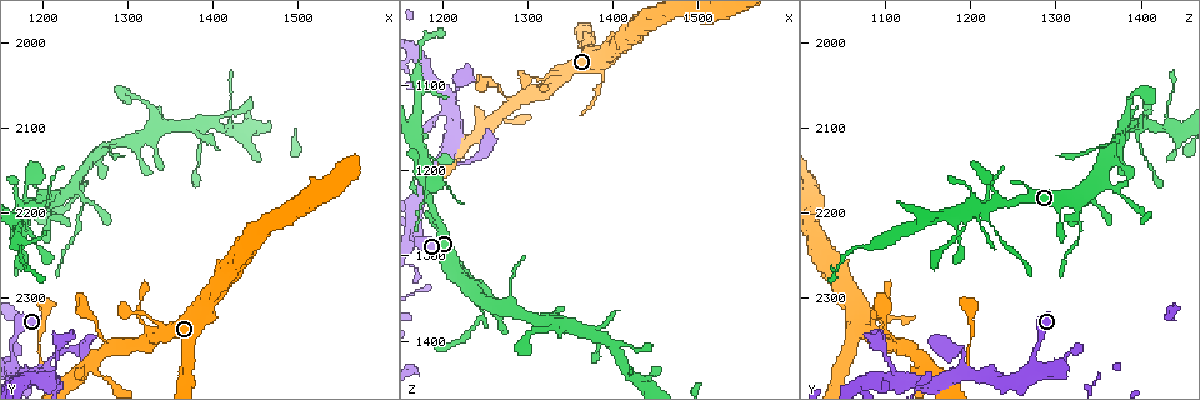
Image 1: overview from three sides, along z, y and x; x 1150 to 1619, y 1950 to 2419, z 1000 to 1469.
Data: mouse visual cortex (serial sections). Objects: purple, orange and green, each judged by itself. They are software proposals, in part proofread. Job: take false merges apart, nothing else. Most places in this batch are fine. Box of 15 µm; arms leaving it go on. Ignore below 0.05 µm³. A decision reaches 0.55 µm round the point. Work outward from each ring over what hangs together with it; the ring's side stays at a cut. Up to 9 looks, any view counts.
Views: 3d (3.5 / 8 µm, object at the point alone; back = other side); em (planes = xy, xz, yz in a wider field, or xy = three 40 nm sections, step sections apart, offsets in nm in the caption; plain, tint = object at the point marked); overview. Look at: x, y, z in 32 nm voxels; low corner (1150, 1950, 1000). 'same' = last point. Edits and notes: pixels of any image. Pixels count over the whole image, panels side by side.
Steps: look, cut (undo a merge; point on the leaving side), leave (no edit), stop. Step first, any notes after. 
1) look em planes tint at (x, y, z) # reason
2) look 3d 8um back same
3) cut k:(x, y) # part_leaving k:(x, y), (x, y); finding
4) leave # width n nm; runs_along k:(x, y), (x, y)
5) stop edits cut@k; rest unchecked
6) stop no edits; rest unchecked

look 3d 3.5um at (1310, 2310, 1095) # calibre changes

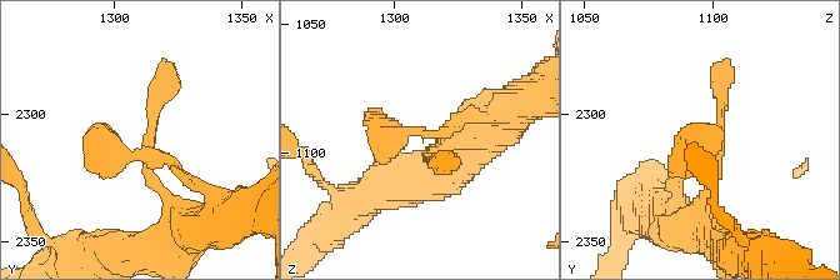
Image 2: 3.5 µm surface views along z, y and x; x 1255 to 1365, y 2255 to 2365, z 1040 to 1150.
look em xy step 2 tint at (1314, 2316, 1094)

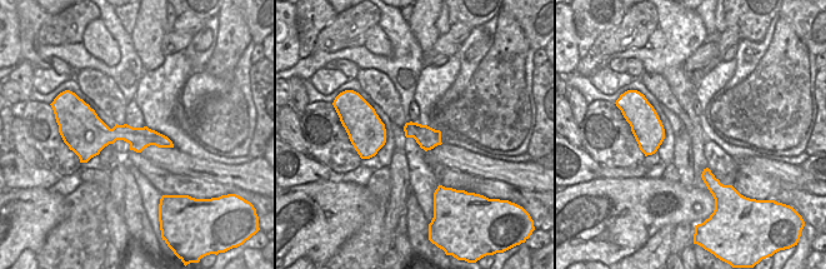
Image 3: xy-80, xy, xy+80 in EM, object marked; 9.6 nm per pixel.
leave # runs_along 3:(81, 130), (155, 138), (169, 144); one cell here

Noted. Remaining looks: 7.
look 3d 3.5um at (1240, 2170, 1340) # thin arm on a thick one

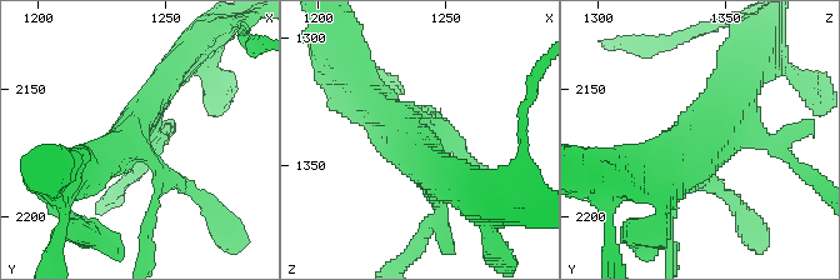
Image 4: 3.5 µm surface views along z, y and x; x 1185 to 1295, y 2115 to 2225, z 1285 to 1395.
look em xy step 1 tint at (1236, 2169, 1337) # shape alone is not enough

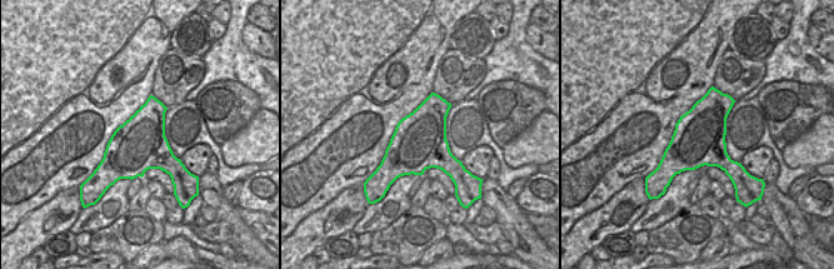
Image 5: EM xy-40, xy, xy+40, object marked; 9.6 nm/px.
leave # runs_along 4:(638, 178), (679, 154), (736, 78); one cell here

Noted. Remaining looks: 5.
look 3d 3.5um at (1365, 2100, 1390) # thin neck

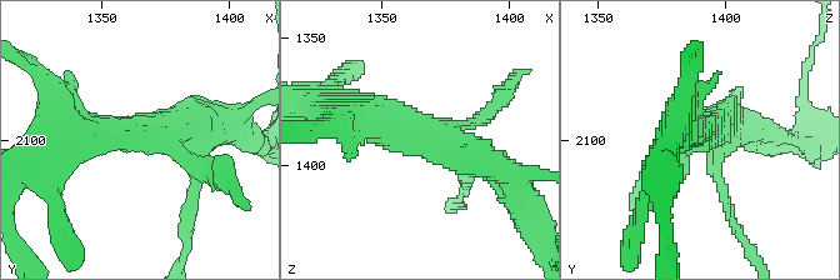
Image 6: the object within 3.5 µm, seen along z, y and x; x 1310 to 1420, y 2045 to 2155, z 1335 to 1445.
look em xy step 3 tint at (1369, 2097, 1390) # arms 3; arm_widths 200, 400, 400 nm

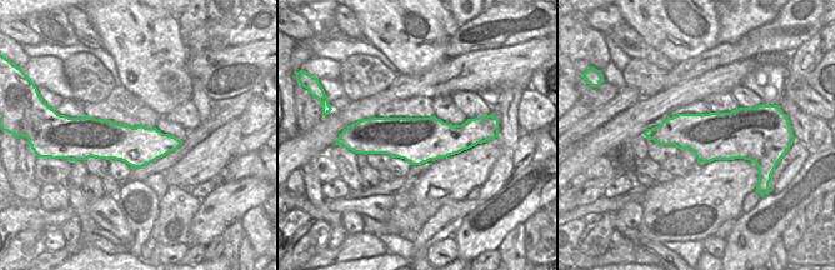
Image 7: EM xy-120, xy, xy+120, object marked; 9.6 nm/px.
leave # continuous, no second cell

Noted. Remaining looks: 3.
look 3d 3.5um at (1300, 2055, 1400) # sharp bend

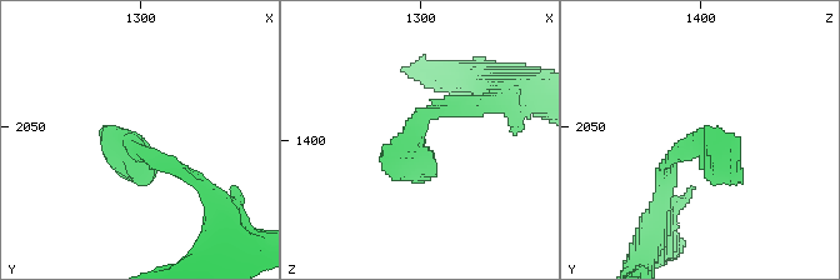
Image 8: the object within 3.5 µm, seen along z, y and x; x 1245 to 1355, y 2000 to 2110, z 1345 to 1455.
look em xy step 2 tint at (1299, 2058, 1398) # shape alone is not enough

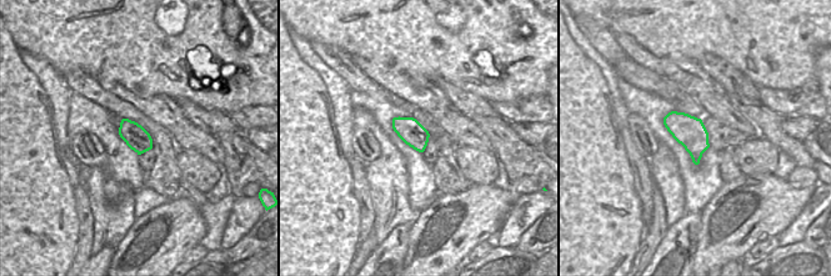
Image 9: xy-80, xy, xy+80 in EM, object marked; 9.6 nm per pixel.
leave # runs_along 8:(475, 106), (421, 121), (418, 183); one cell here

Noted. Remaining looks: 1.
stop no edits; rest unchecked

